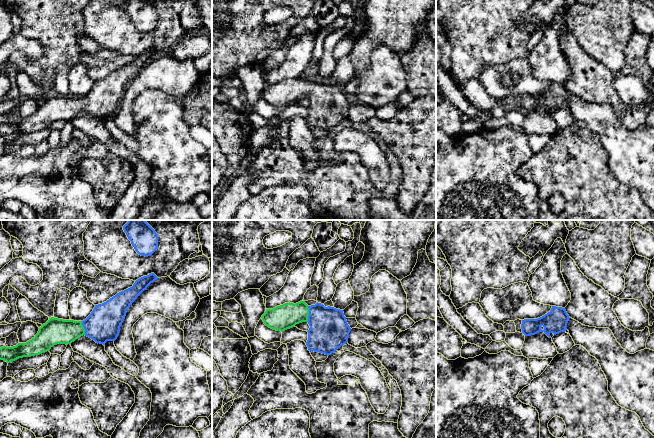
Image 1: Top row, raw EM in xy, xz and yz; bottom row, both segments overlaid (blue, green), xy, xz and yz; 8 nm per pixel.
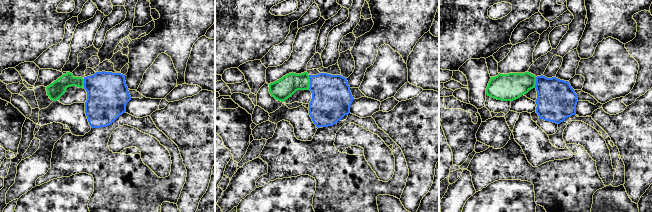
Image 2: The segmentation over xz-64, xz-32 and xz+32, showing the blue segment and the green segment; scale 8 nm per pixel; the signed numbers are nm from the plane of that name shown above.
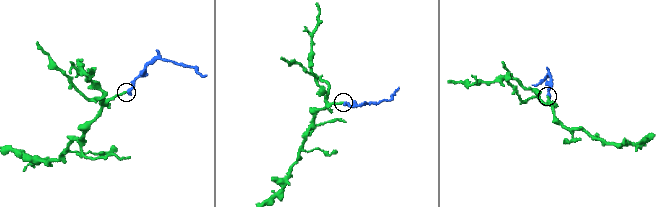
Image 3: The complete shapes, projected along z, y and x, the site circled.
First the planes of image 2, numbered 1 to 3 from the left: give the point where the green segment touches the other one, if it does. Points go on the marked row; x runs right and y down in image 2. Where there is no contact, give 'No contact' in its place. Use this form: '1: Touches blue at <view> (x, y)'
1: Touches blue at xz-64 (84, 83)
2: Touches blue at xz-32 (310, 82)
3: Touches blue at xz+32 (536, 82)

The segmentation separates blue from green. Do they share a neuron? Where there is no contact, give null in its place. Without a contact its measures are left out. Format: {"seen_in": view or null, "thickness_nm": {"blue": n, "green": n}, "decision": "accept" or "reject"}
{"seen_in": "xz", "thickness_nm": {"blue": 320, "green": 200}, "decision": "accept"}

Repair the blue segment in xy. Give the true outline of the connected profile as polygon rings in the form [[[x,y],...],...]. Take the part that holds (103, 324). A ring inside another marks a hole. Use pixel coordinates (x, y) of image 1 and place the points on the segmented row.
[[[154,273],[139,278],[132,287],[95,305],[91,314],[83,321],[49,318],[31,340],[13,347],[1,347],[0,360],[11,363],[19,358],[39,355],[49,351],[54,345],[71,344],[83,335],[103,345],[107,341],[115,341],[127,309],[157,279]]]

